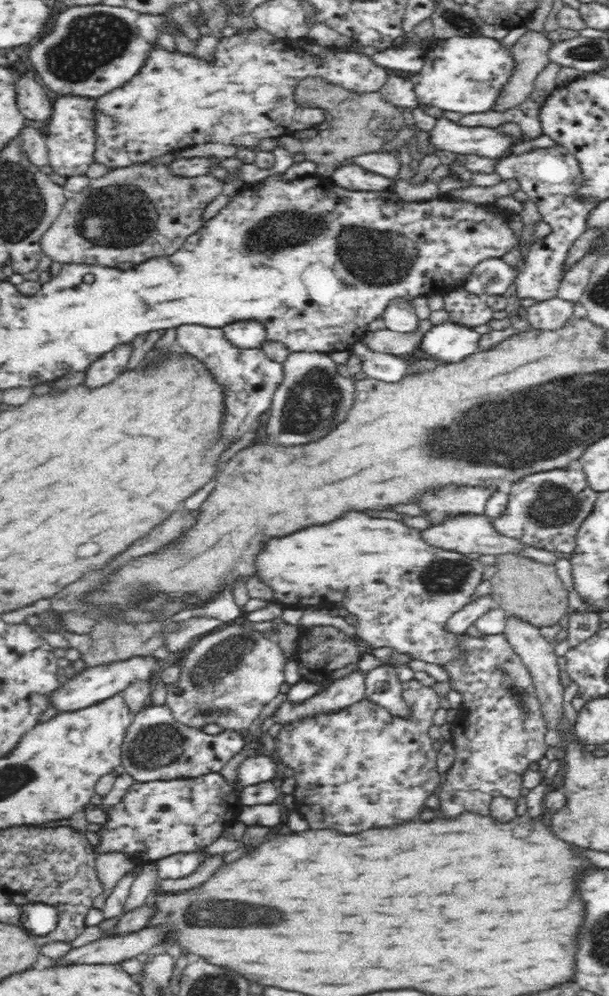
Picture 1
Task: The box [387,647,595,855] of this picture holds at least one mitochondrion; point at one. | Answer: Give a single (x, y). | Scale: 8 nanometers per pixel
(514, 690)

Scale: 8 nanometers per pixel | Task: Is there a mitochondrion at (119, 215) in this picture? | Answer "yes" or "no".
yes

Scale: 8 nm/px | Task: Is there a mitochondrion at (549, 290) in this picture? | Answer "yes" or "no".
no

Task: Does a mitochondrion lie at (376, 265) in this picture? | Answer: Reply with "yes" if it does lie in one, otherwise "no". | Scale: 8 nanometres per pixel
yes

